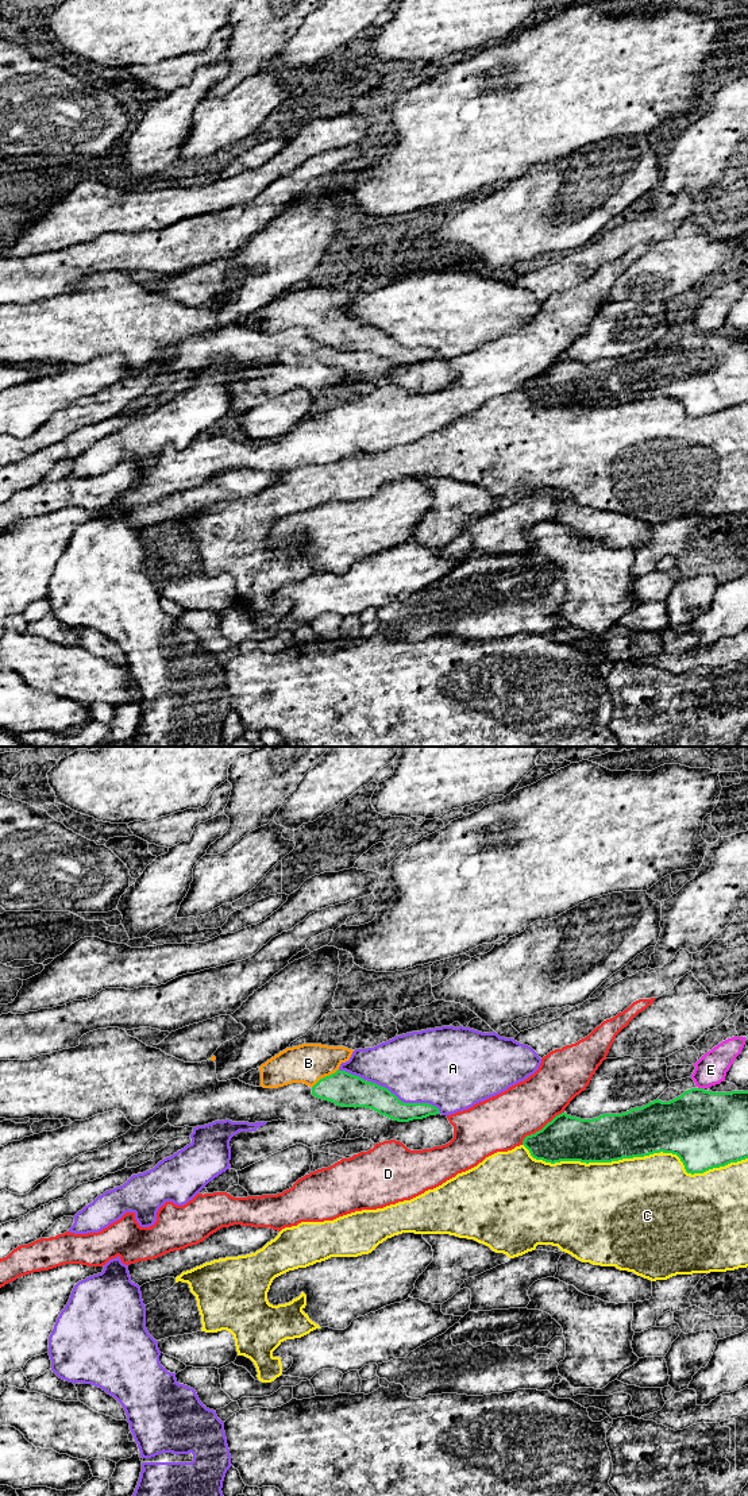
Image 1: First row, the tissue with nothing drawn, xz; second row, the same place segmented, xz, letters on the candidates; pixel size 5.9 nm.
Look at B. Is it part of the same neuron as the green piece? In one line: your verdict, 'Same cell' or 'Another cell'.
Same cell

